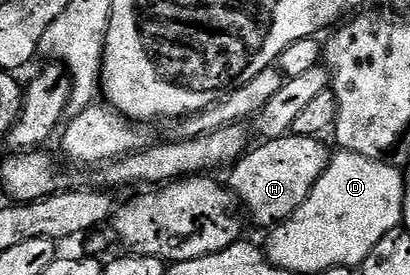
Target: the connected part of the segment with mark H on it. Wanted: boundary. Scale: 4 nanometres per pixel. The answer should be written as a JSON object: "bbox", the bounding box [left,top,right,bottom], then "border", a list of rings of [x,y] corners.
{"bbox":[227,134,331,230],"border":[[[290,134],[258,143],[258,148],[250,147],[245,155],[228,169],[229,180],[227,179],[227,187],[237,197],[237,203],[241,205],[244,215],[248,219],[250,216],[259,227],[265,228],[264,230],[272,230],[287,218],[291,218],[291,214],[295,214],[295,210],[299,210],[299,206],[307,202],[307,194],[311,194],[315,182],[319,182],[319,178],[327,170],[331,151],[329,152],[325,142],[315,136],[303,138]]]}

